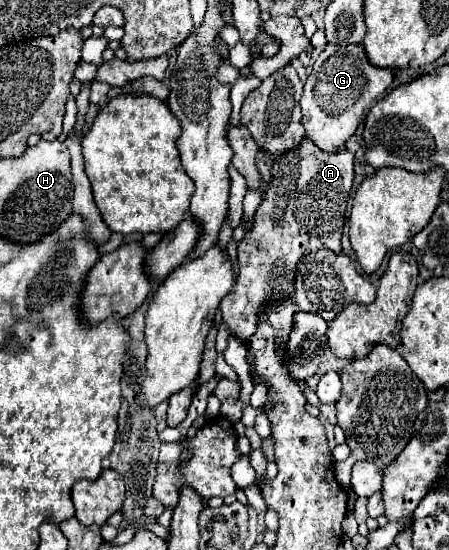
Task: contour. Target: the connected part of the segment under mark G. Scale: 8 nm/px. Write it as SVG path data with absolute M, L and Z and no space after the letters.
M326 45L314 61L312 73L304 83L304 95L300 105L306 135L328 153L340 151L344 147L344 141L356 131L358 123L364 119L366 109L382 97L392 81L392 69L372 65L366 57L364 45Z

